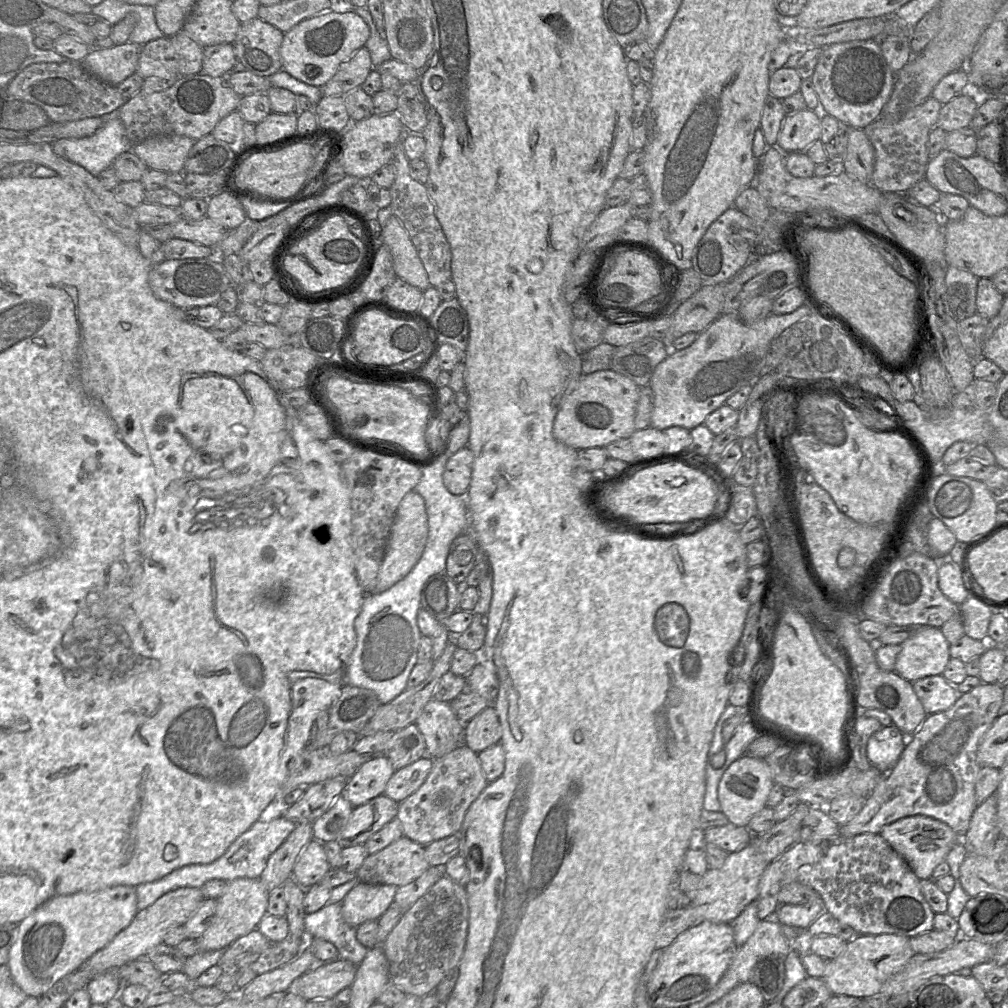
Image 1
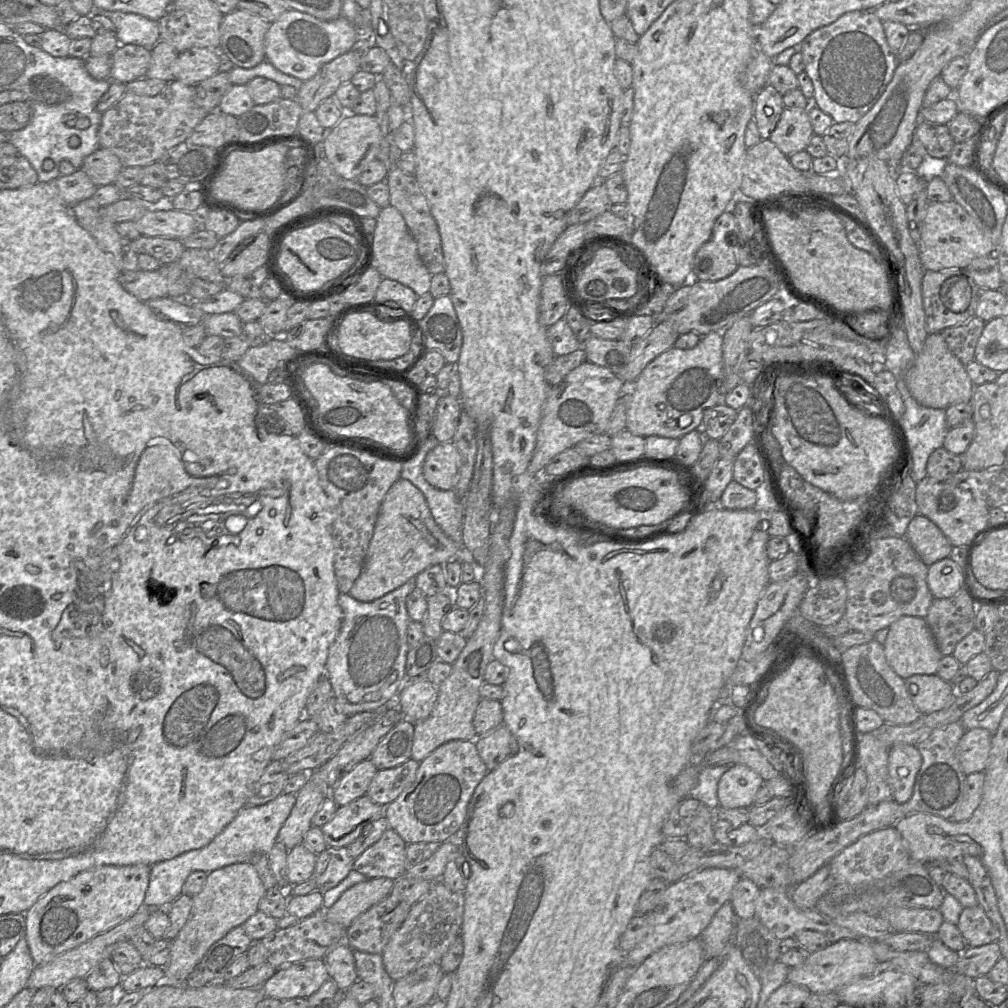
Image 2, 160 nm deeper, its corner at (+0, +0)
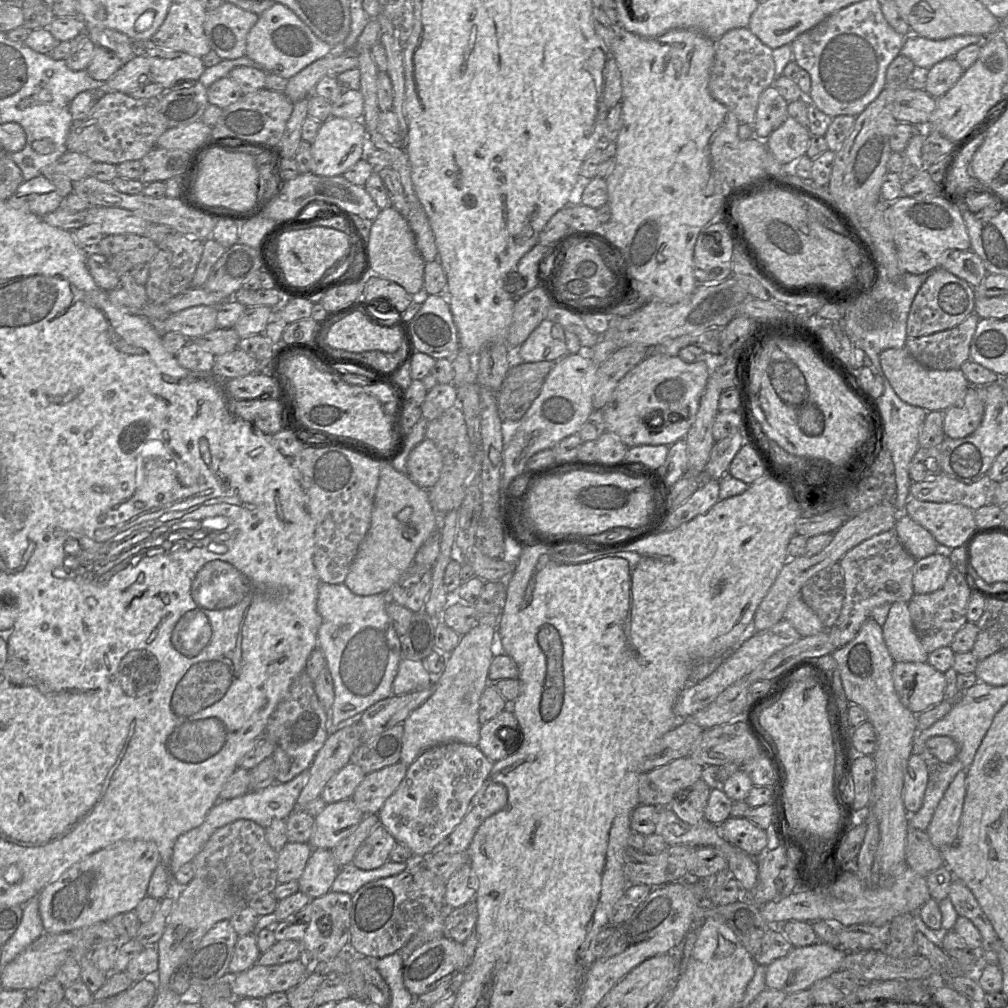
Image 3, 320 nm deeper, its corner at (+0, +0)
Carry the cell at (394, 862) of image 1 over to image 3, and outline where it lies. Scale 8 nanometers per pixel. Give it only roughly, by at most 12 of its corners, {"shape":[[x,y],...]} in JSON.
{"shape":[[378,825],[351,864],[370,871],[386,863],[397,842]]}

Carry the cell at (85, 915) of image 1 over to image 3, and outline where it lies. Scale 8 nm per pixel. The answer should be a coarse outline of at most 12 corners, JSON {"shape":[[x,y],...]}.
{"shape":[[120,840],[38,895],[44,933],[134,911],[160,863]]}

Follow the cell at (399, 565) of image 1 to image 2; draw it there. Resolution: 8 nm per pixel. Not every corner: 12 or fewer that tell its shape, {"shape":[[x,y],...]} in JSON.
{"shape":[[399,478],[348,593],[371,602],[448,561],[474,563]]}

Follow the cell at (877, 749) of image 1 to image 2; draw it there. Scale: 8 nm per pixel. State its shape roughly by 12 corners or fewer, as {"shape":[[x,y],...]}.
{"shape":[[916,745],[889,749],[896,802],[911,798],[922,757]]}

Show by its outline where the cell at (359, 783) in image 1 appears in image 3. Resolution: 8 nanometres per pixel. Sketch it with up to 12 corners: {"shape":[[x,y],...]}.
{"shape":[[348,762],[327,782],[326,804],[350,799],[364,777]]}

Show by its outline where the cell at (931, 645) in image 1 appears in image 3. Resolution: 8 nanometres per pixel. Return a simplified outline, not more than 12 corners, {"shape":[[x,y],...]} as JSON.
{"shape":[[908,603],[891,604],[882,626],[894,662],[927,662]]}

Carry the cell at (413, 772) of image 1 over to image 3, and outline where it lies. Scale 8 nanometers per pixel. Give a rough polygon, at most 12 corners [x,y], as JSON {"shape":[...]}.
{"shape":[[398,762],[366,774],[351,799],[377,814],[405,777]]}

